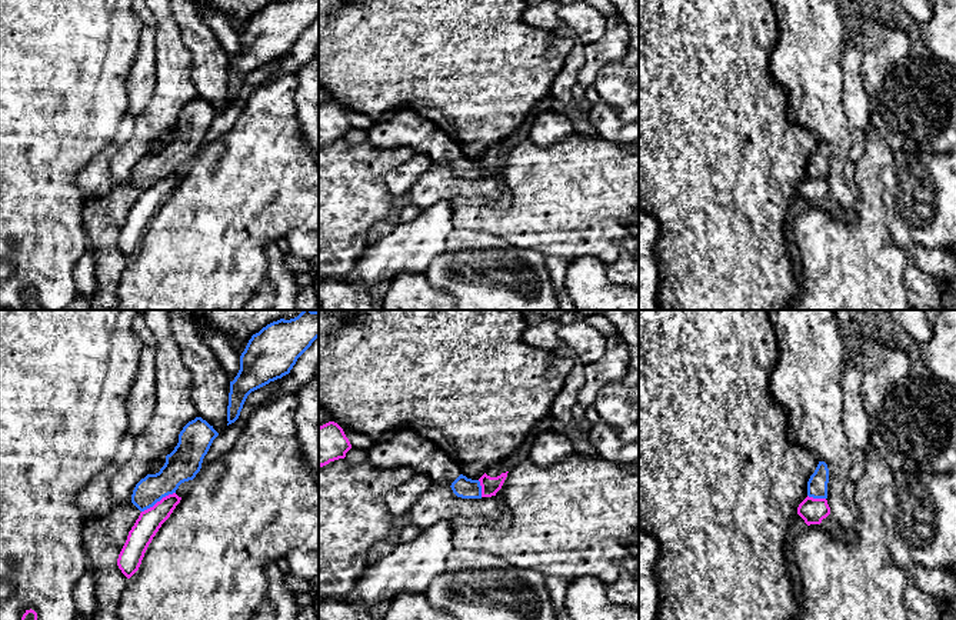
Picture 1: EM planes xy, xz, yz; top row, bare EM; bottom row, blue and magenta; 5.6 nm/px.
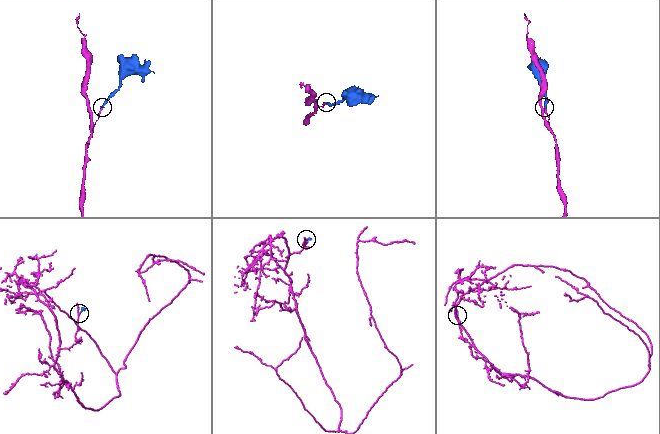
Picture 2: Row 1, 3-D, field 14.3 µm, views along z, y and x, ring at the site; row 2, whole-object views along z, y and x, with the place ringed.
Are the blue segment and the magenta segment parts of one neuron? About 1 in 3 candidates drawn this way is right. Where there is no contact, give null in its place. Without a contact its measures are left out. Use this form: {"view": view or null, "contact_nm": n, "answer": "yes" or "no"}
{"view": "xy", "contact_nm": 220, "answer": "no"}

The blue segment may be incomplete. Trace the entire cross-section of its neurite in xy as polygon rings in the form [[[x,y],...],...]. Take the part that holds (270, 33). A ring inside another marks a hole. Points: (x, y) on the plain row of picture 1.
[[[277,0],[253,14],[240,36],[240,50],[234,60],[230,61],[227,106],[239,99],[243,84],[252,71],[289,54],[297,39],[317,17],[319,0]]]

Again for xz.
[[[412,110],[389,113],[367,131],[367,141],[379,147],[410,147],[426,154],[433,164],[450,166],[462,179],[482,179],[479,160],[467,159],[462,149],[432,120]]]

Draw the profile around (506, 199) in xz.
[[[500,180],[499,181],[499,187],[502,191],[502,196],[499,200],[493,200],[489,197],[453,197],[450,201],[453,209],[459,209],[463,206],[473,206],[473,207],[494,207],[494,209],[509,209],[513,203],[513,193],[512,190],[507,187],[507,184]]]

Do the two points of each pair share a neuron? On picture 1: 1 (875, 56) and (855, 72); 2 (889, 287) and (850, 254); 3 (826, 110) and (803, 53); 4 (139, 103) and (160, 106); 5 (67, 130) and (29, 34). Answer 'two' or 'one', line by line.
1: two
2: one
3: one
4: two
5: one

